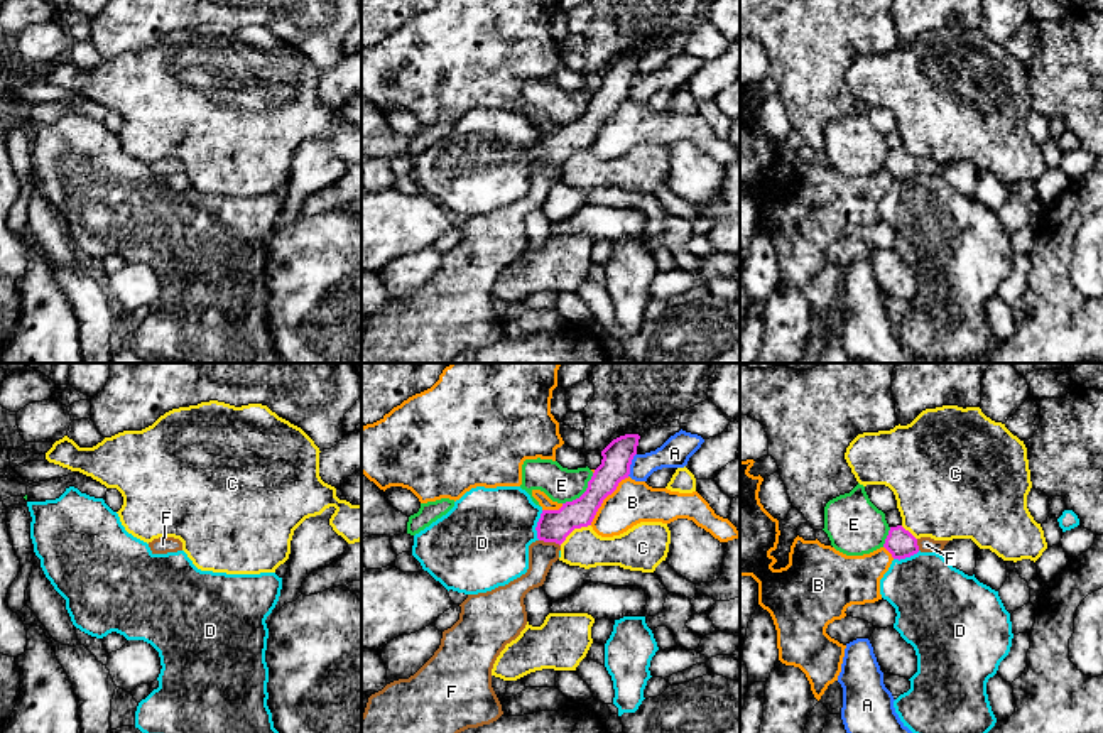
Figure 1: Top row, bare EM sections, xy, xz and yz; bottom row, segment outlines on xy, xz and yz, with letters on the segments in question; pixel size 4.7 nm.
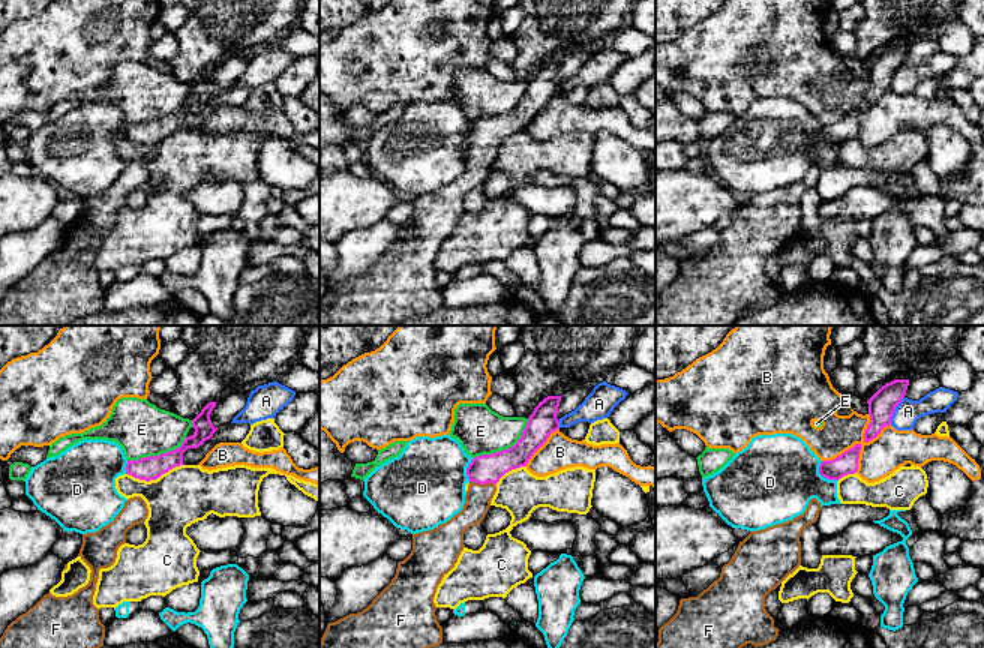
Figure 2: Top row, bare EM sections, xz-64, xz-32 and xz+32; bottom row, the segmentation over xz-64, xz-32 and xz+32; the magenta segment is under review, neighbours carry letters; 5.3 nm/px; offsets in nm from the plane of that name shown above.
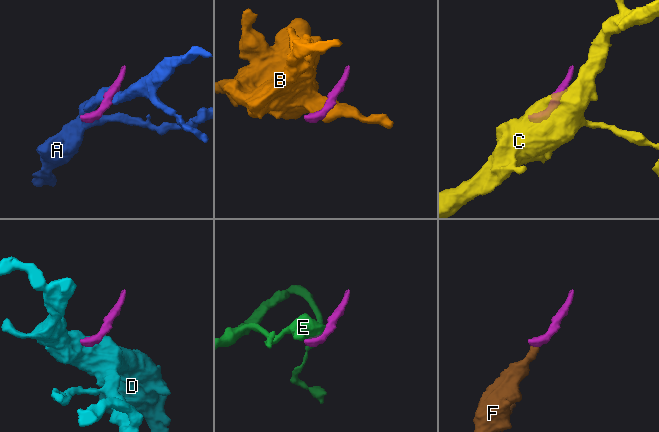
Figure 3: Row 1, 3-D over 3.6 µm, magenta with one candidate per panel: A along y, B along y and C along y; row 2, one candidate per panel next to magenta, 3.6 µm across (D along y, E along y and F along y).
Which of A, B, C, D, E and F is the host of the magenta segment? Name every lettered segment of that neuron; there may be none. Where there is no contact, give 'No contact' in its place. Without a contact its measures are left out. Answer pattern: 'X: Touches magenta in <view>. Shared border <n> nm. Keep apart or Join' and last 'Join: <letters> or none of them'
A: Touches magenta in xz. Shared border 120 nm. Keep apart
B: Touches magenta in xz. Shared border 300 nm. Keep apart
C: Touches magenta in xz. Shared border 180 nm. Keep apart
D: Touches magenta in xz. Shared border 150 nm. Keep apart
E: Touches magenta in xz. Shared border 220 nm. Keep apart
F: Touches magenta in xz. Shared border 110 nm. Join
Join: F

